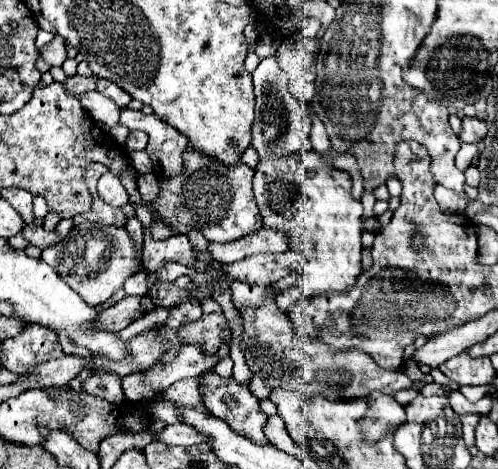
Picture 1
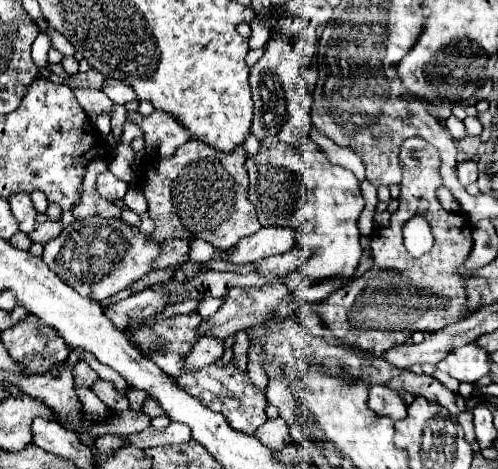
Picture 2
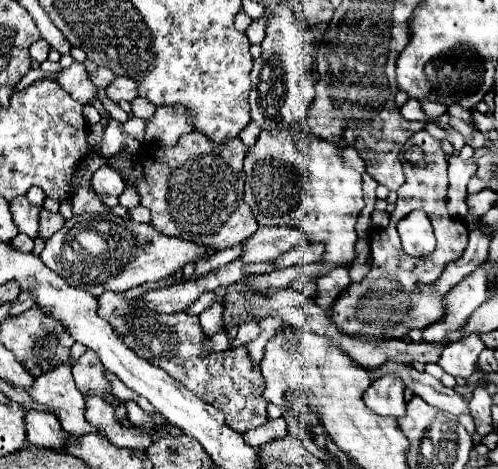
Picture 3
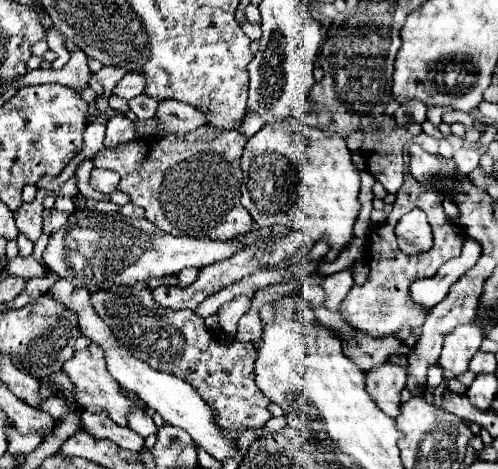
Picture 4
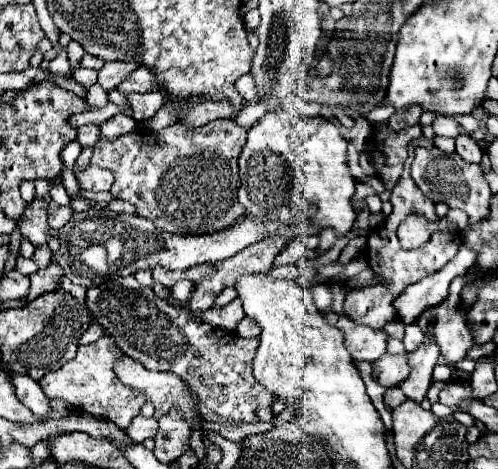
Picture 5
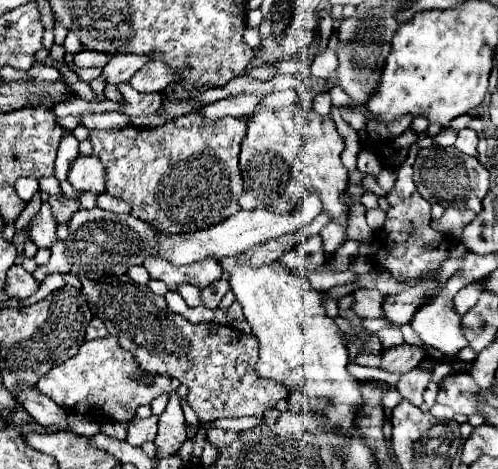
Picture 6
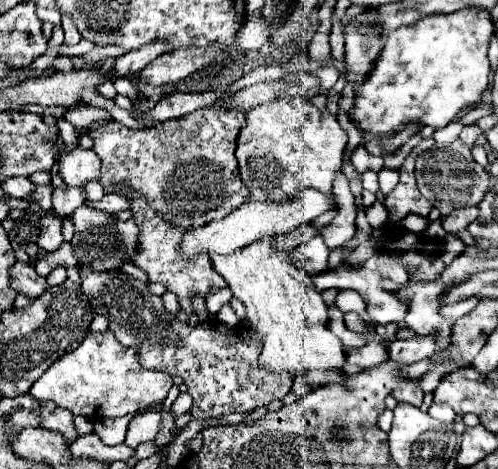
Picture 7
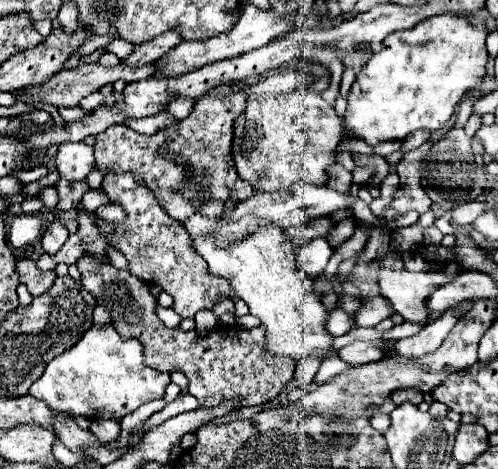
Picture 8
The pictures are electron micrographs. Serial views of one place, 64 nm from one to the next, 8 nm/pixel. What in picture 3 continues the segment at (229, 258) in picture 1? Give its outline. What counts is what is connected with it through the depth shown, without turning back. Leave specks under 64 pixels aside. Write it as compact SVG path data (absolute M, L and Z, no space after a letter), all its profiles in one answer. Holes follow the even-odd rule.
M258 228L242 246L240 260L242 262L268 262L284 252L288 252L292 246L302 244L302 232L296 232L296 228Z

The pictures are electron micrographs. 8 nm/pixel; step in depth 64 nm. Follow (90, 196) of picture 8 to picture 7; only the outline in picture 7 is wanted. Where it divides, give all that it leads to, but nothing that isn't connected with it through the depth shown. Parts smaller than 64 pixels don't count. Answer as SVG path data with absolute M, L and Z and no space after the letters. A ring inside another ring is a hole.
M104 194L98 202L92 202L90 206L104 212L124 212L130 208L130 202L120 194Z

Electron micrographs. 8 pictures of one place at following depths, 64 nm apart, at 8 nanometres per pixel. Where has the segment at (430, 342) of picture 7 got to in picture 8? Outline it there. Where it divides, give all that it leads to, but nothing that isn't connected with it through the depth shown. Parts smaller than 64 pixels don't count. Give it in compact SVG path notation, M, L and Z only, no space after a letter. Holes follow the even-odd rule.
M450 308L444 312L444 316L436 318L434 322L426 324L416 336L402 338L394 344L394 354L402 358L420 358L424 354L430 354L440 348L448 332L458 324L458 314L456 308Z

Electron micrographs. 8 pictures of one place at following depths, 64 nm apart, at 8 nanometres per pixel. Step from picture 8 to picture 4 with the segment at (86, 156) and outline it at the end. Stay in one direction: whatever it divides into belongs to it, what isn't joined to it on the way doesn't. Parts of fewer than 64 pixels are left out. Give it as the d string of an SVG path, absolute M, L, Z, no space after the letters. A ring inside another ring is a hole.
M94 168L92 170L92 188L96 188L98 192L104 192L104 194L112 194L118 190L118 182L120 182L120 176L112 170L102 170L102 168Z

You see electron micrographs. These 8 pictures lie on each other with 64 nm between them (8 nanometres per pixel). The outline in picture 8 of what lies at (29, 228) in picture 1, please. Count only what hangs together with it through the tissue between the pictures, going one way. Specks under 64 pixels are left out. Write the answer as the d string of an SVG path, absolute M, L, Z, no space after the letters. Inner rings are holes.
M60 178L60 182L56 184L56 190L58 190L58 210L72 210L82 202L82 196L88 190L88 184L86 182L70 184L68 180Z

